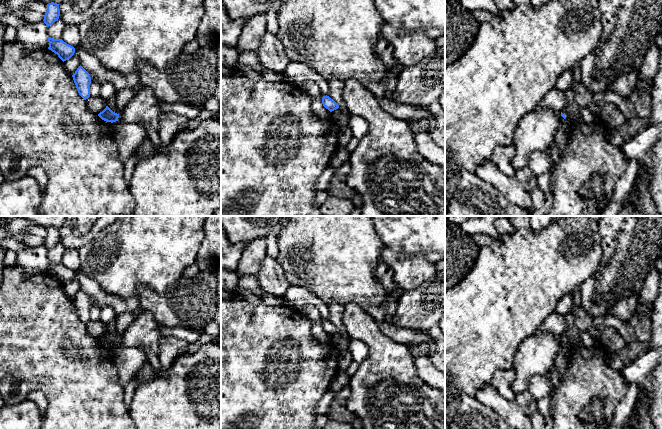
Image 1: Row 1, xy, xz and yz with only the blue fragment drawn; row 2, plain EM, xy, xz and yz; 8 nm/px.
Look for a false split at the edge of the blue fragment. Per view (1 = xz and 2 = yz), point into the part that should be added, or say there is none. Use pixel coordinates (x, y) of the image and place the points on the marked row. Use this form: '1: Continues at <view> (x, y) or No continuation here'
1: No continuation here
2: No continuation here

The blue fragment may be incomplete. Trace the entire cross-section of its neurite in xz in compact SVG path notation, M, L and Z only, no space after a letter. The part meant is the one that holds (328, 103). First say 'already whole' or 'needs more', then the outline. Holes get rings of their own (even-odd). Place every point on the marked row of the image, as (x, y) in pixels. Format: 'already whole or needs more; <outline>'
already whole; M327 95L322 97L322 104L330 112L339 108L338 104Z

